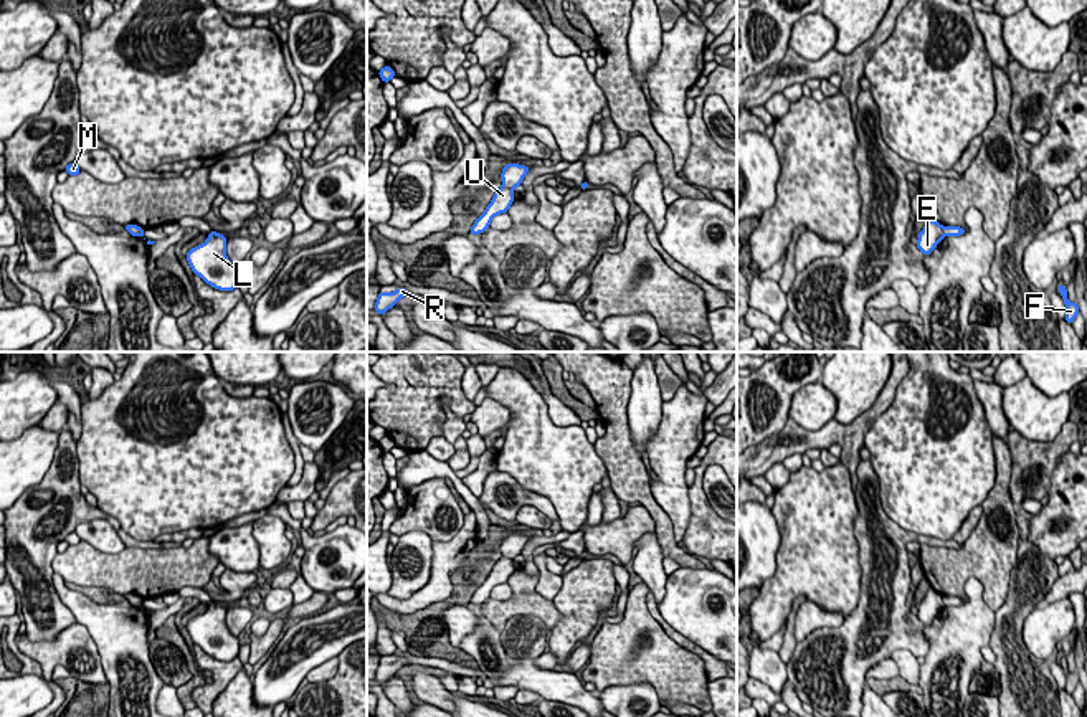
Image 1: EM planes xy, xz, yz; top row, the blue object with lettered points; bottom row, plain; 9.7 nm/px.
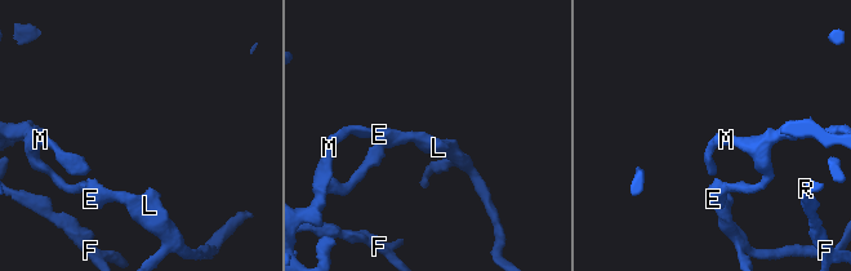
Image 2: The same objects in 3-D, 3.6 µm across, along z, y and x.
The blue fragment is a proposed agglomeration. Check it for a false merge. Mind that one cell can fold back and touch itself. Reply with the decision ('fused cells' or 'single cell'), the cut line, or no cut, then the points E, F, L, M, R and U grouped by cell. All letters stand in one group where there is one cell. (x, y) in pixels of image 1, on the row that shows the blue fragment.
fused cells; cut in xz along (503, 185), (511, 190); E L / F M R U

